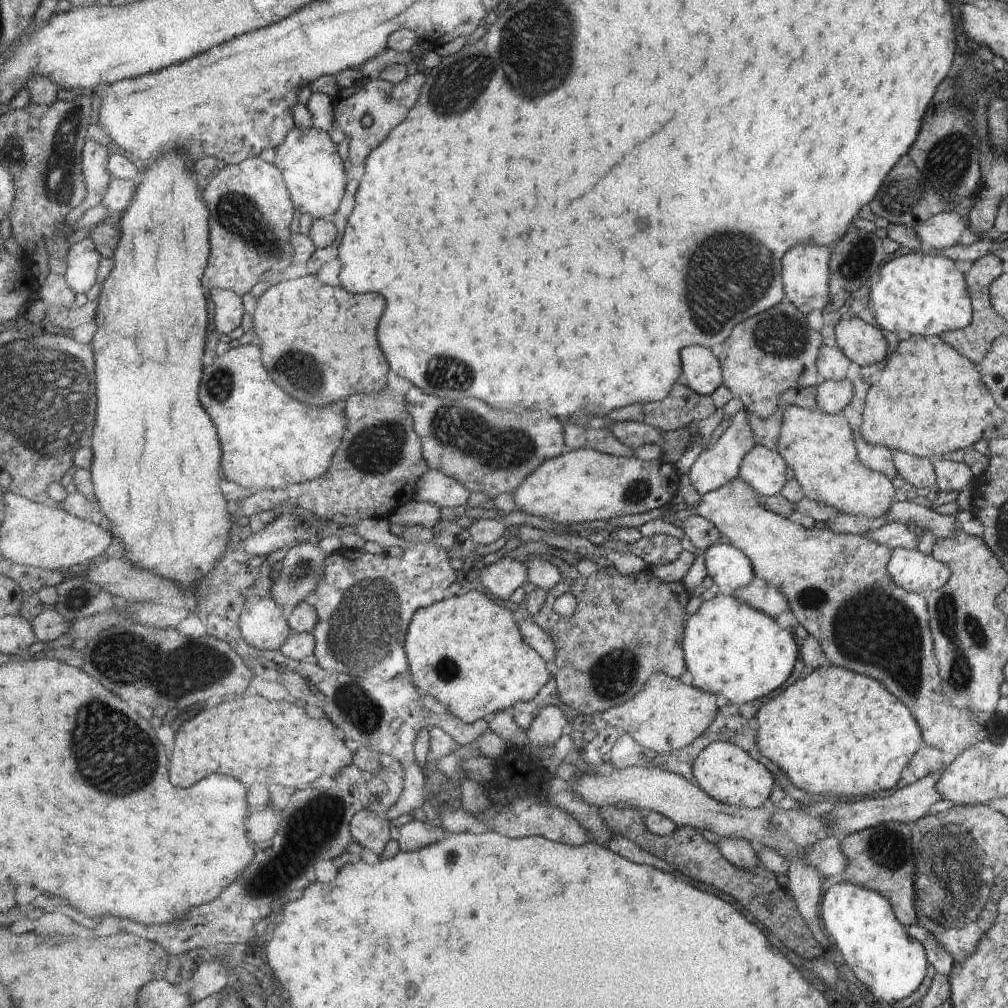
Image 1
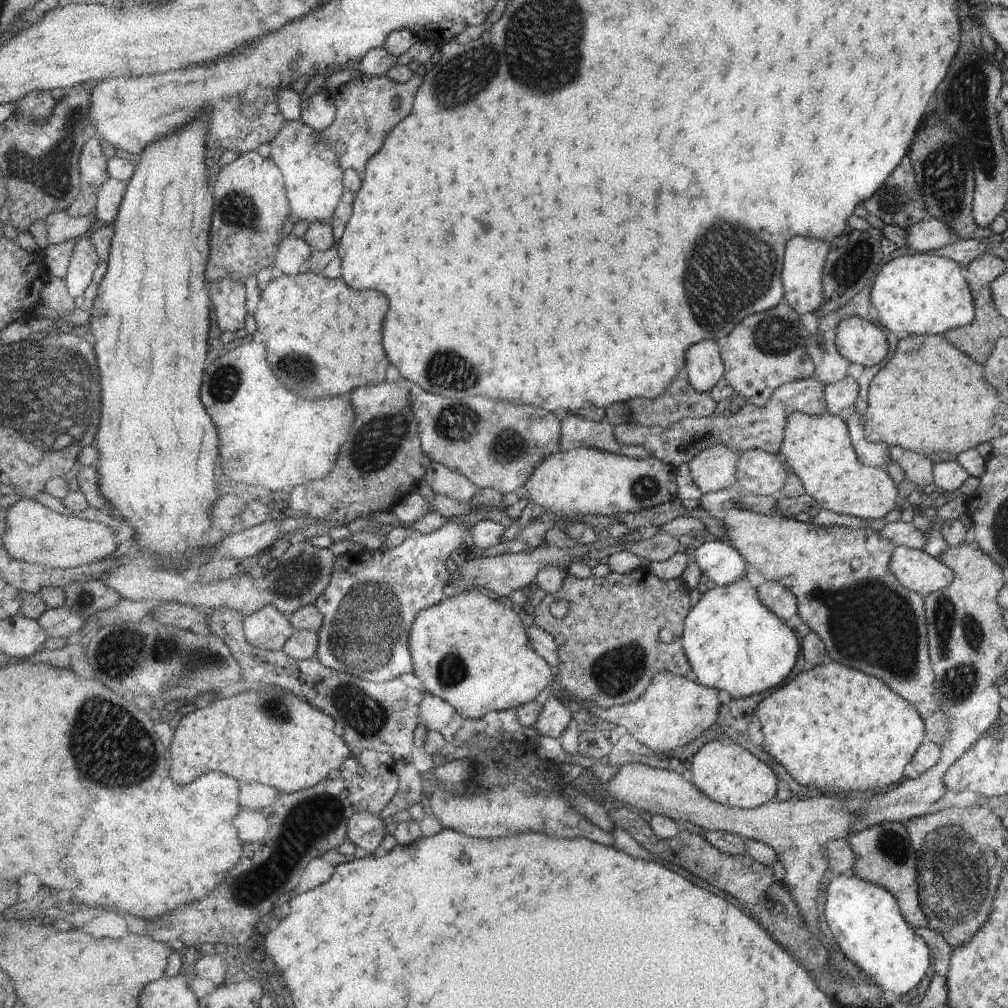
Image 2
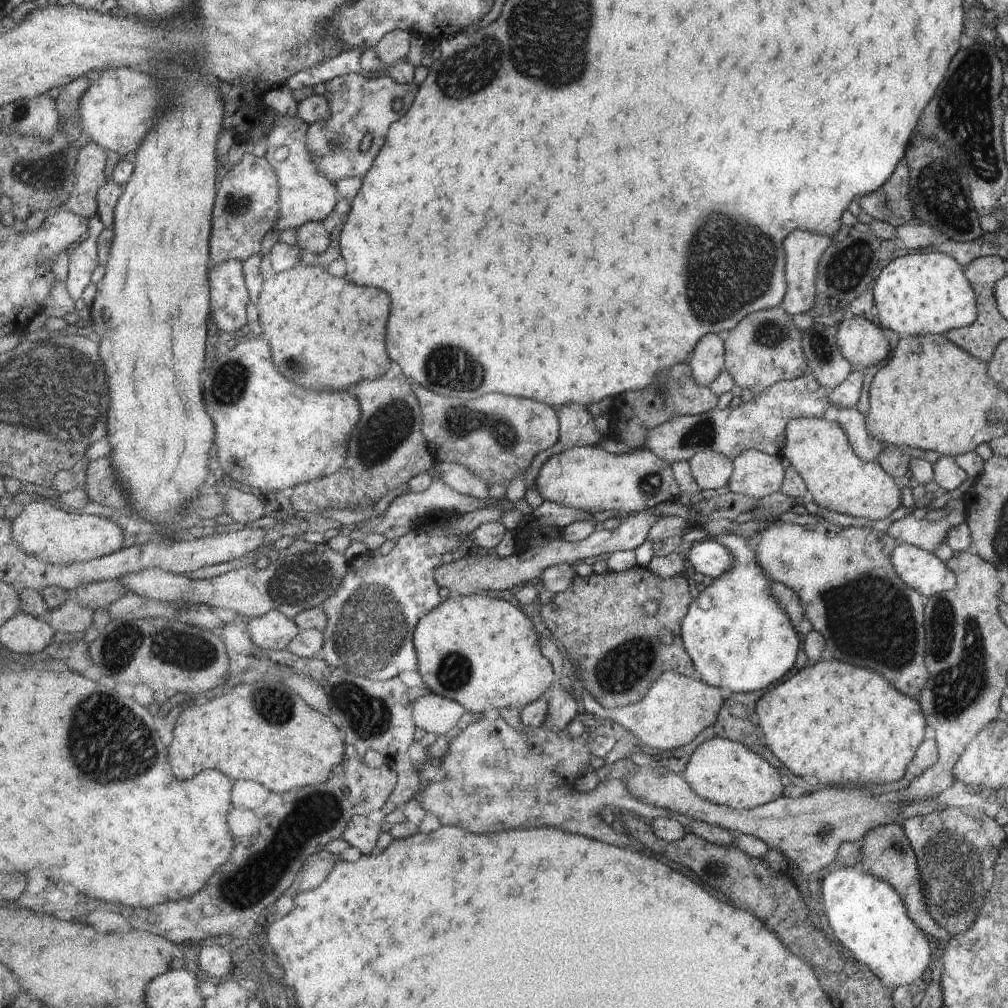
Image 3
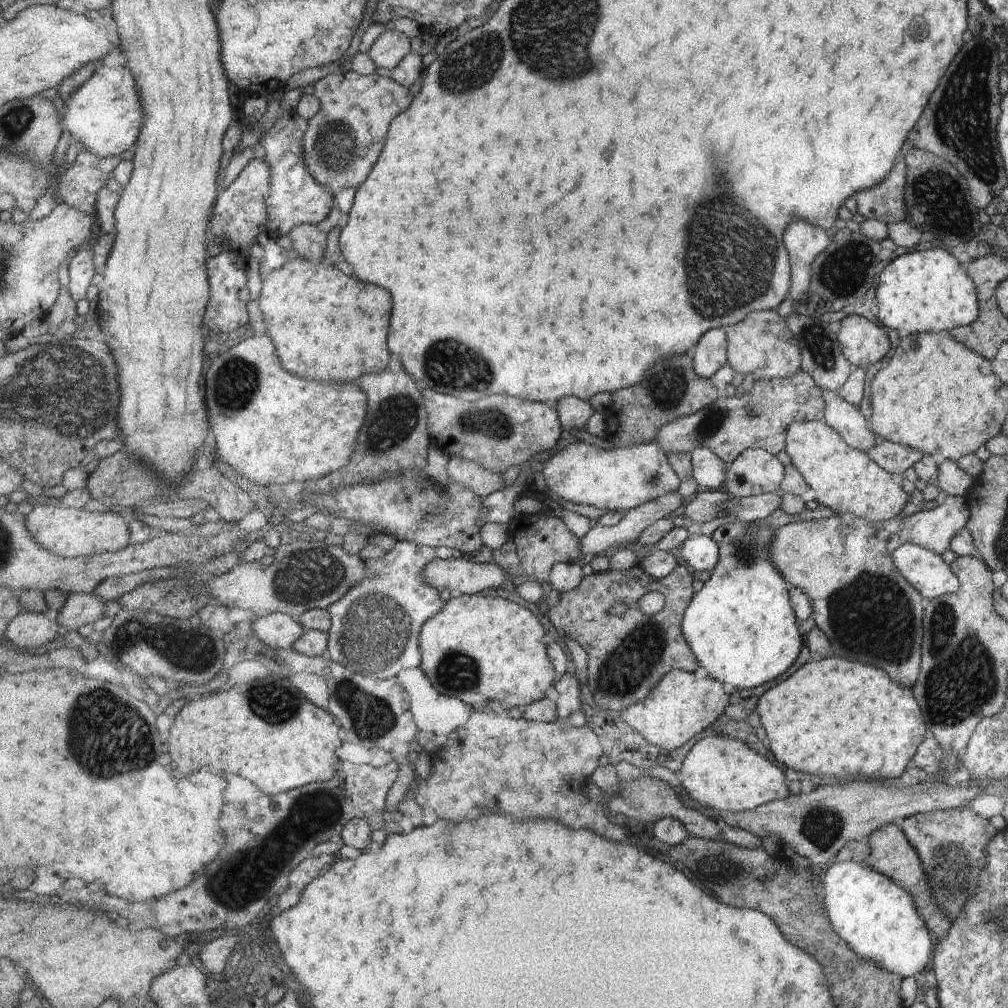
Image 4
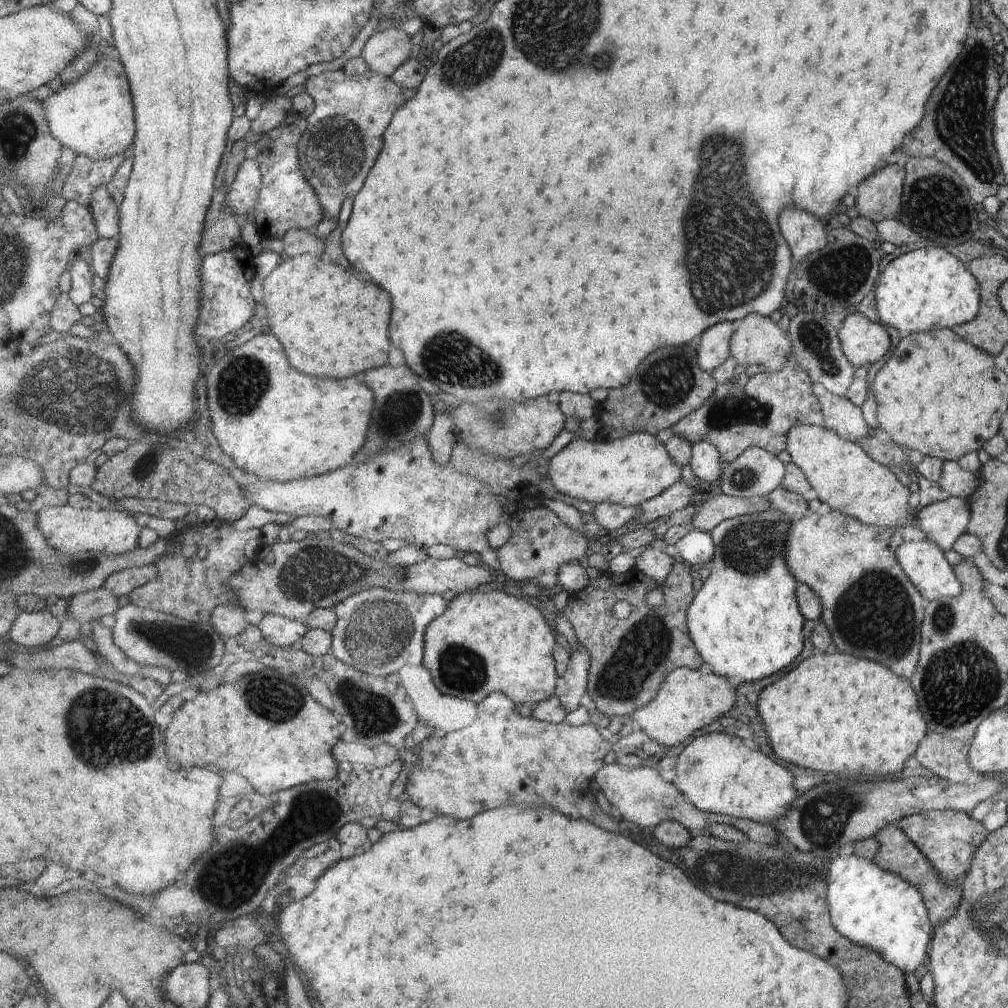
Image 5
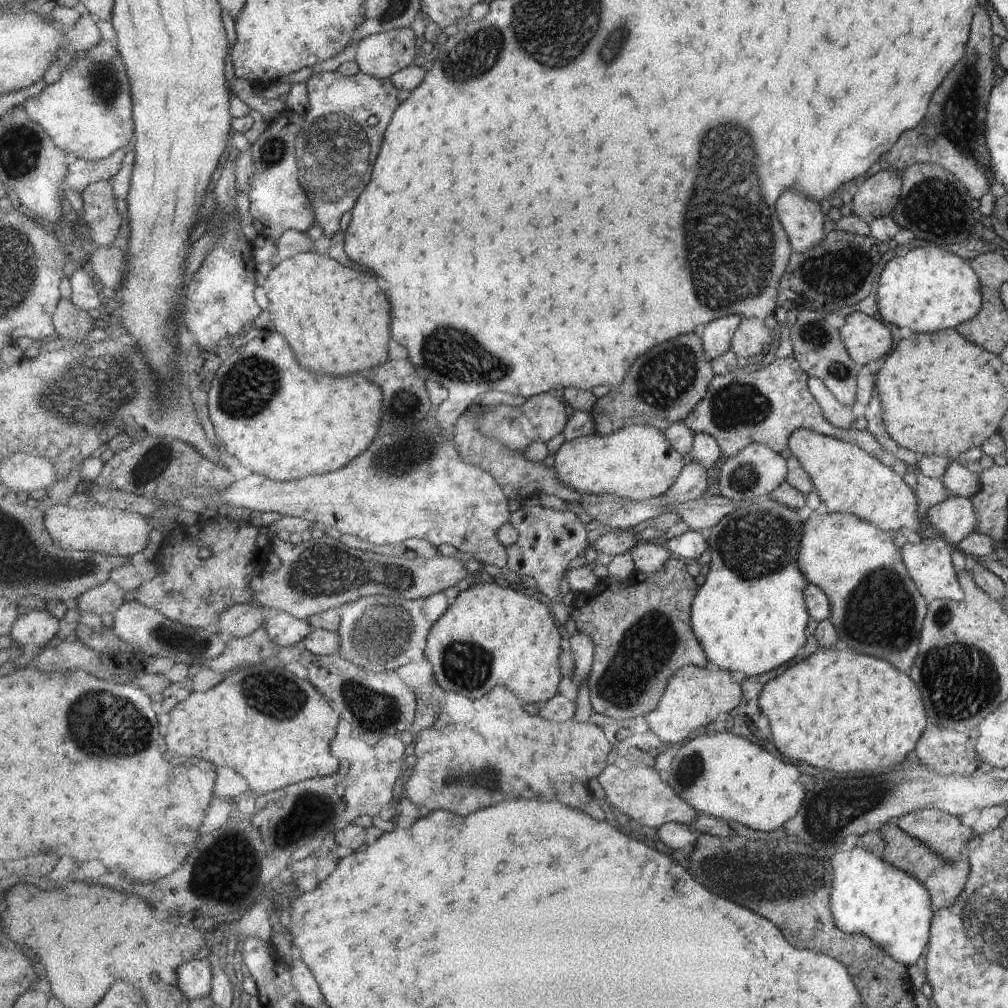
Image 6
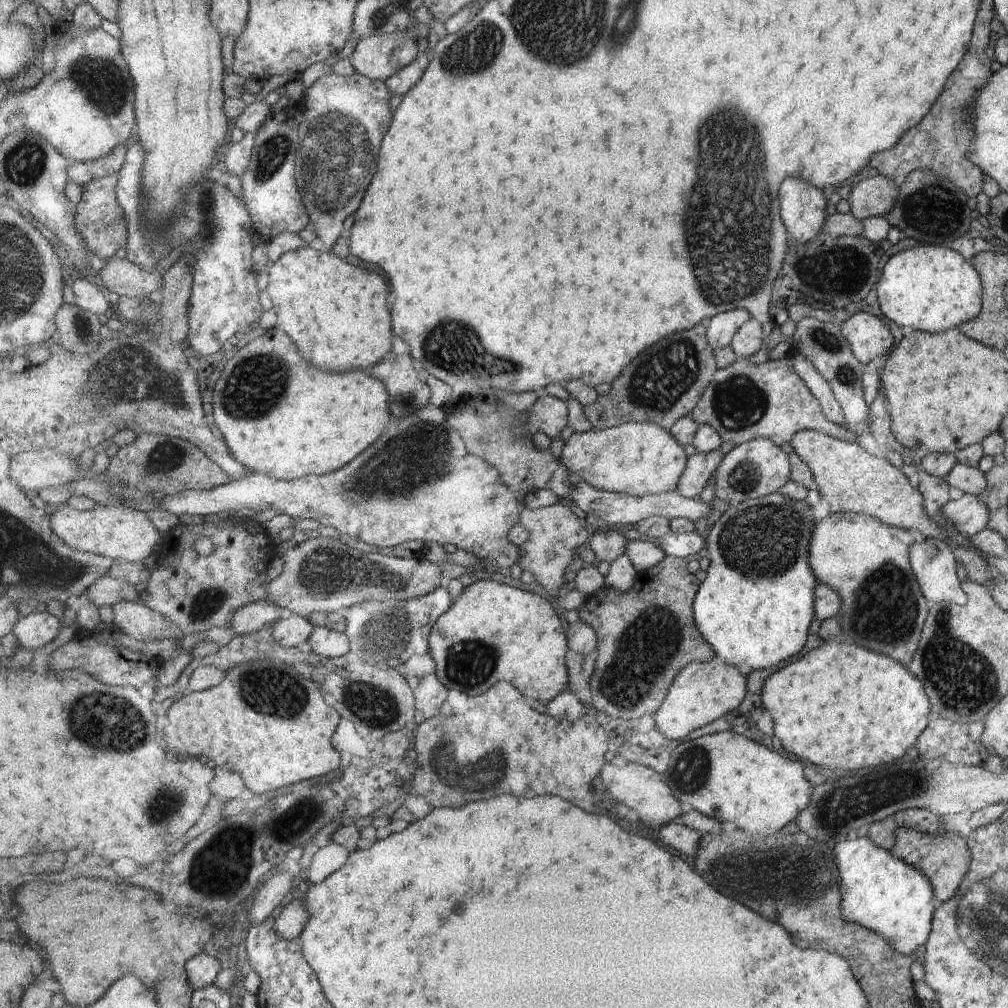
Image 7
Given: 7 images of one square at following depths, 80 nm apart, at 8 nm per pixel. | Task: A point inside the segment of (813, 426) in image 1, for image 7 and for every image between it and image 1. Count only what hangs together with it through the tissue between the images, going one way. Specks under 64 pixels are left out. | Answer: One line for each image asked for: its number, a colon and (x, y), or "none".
2: (816, 448)
3: (837, 479)
4: (847, 481)
5: (841, 474)
6: (847, 480)
7: (851, 480)

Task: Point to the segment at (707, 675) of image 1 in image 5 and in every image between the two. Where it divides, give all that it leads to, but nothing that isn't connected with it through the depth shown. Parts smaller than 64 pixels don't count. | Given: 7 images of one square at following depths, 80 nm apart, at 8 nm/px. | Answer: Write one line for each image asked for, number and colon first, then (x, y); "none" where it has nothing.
2: (735, 644)
3: (738, 637)
4: (740, 625)
5: (745, 623)

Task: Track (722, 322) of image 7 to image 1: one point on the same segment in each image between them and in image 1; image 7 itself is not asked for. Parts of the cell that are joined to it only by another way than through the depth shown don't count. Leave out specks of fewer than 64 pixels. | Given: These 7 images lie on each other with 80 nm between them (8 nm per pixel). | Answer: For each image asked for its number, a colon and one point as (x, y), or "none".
1: (701, 369)
2: (704, 367)
3: (707, 360)
4: (710, 351)
5: (712, 345)
6: (715, 336)

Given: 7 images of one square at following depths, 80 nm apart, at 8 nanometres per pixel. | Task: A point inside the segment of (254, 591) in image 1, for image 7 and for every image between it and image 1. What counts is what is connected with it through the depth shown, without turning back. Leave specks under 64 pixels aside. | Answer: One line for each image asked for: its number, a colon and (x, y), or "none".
2: (268, 629)
3: (274, 630)
4: (278, 630)
5: (280, 631)
6: (285, 630)
7: (295, 631)

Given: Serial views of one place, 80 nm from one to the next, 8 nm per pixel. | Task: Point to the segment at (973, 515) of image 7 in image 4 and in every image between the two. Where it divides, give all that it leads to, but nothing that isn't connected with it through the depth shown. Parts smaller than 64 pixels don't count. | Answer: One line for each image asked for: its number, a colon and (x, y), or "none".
4: (932, 529)
5: (941, 522)
6: (953, 517)

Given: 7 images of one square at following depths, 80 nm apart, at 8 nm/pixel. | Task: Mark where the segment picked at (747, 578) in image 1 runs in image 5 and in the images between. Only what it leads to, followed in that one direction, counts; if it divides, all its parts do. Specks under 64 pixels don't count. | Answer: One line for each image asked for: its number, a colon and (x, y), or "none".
2: (722, 564)
3: (708, 557)
4: (700, 553)
5: (697, 548)

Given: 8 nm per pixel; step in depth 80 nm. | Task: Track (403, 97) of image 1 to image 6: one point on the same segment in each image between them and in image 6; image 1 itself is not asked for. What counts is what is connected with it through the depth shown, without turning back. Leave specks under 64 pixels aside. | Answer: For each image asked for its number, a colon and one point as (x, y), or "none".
2: (366, 113)
3: (345, 144)
4: (344, 140)
5: (345, 135)
6: (338, 148)

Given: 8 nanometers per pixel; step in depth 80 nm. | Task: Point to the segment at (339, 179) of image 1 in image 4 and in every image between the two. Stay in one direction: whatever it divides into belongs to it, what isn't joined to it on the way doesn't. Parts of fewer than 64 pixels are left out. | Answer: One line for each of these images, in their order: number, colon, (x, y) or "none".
2: (314, 179)
3: (307, 195)
4: (298, 198)

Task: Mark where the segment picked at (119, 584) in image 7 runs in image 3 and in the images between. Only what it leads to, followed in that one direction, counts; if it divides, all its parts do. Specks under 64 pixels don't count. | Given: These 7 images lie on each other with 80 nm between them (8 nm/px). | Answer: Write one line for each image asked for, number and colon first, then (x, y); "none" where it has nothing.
3: (71, 617)
4: (80, 609)
5: (90, 605)
6: (108, 597)

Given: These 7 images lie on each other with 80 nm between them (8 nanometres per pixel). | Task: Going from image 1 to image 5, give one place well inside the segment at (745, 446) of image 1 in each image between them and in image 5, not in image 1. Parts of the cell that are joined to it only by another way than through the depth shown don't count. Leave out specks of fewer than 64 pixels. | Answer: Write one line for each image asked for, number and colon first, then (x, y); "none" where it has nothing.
2: (713, 469)
3: (711, 470)
4: (709, 469)
5: (705, 463)

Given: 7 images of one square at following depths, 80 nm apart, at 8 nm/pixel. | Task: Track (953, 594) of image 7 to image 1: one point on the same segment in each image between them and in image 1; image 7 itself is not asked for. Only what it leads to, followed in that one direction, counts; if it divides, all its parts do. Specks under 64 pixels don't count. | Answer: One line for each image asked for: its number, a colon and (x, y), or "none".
1: (914, 572)
2: (917, 571)
3: (923, 572)
4: (924, 570)
5: (923, 563)
6: (928, 563)

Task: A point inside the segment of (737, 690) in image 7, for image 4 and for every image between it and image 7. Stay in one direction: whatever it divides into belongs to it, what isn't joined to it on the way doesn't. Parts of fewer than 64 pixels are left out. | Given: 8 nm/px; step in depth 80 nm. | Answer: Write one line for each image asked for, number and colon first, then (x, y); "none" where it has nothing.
4: (683, 705)
5: (687, 701)
6: (695, 696)

